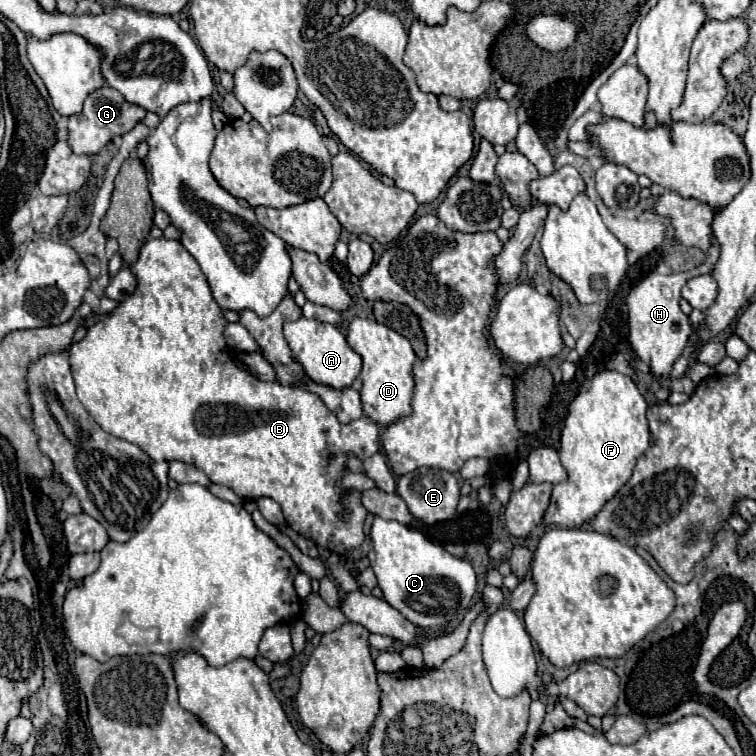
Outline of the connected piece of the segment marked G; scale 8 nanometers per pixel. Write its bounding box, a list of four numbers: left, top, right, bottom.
[68,85,146,155]

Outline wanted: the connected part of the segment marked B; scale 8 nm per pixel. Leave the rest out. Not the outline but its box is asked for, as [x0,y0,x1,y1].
[70,239,380,555]

